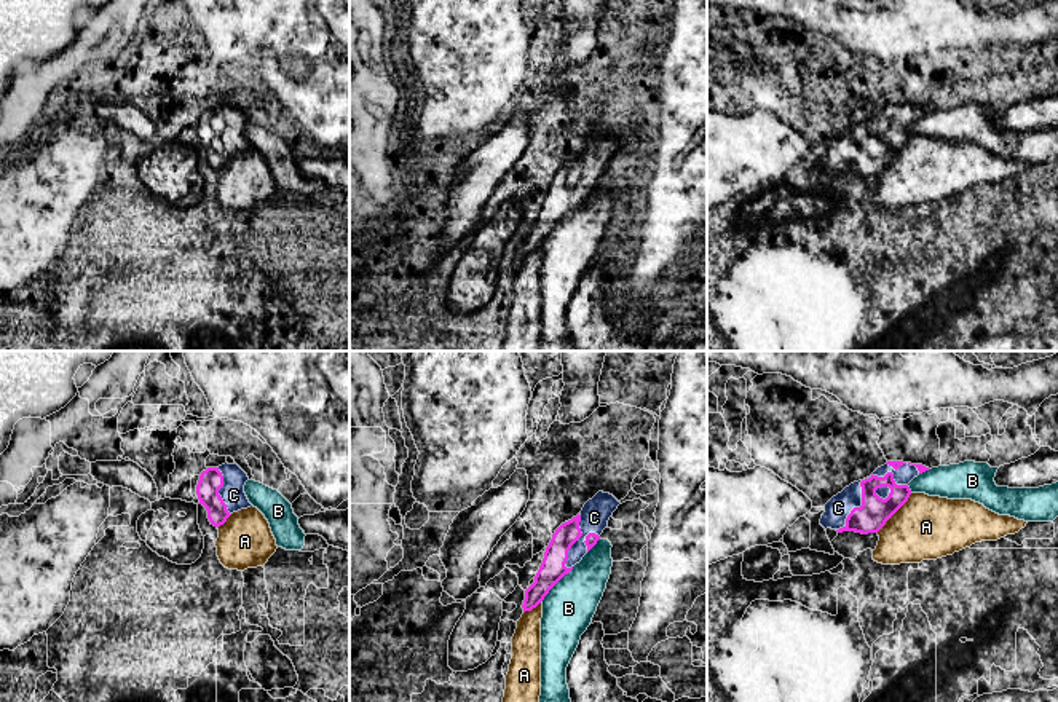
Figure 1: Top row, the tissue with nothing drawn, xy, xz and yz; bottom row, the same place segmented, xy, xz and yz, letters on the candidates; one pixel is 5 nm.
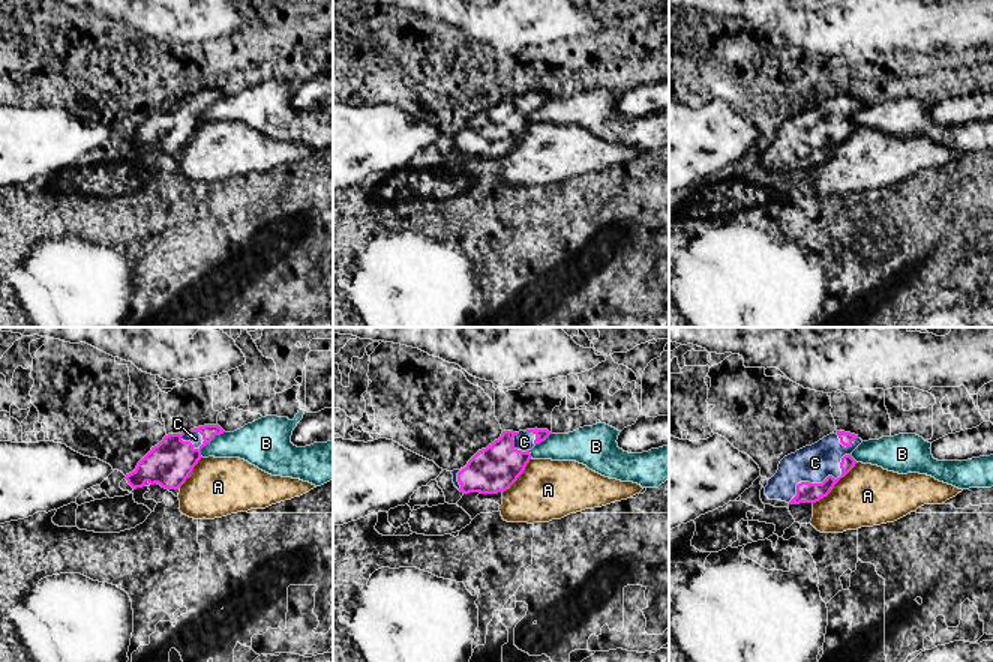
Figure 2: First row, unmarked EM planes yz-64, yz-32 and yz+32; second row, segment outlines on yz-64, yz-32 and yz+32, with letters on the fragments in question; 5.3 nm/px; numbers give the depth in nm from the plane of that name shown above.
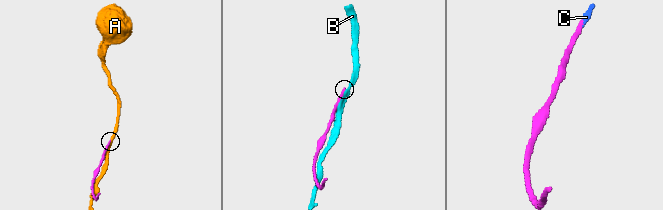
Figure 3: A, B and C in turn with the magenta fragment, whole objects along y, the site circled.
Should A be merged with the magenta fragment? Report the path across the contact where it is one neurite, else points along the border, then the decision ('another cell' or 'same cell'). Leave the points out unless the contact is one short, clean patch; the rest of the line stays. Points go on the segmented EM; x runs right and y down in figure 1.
another cell

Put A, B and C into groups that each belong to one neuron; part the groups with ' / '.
A / B / C

